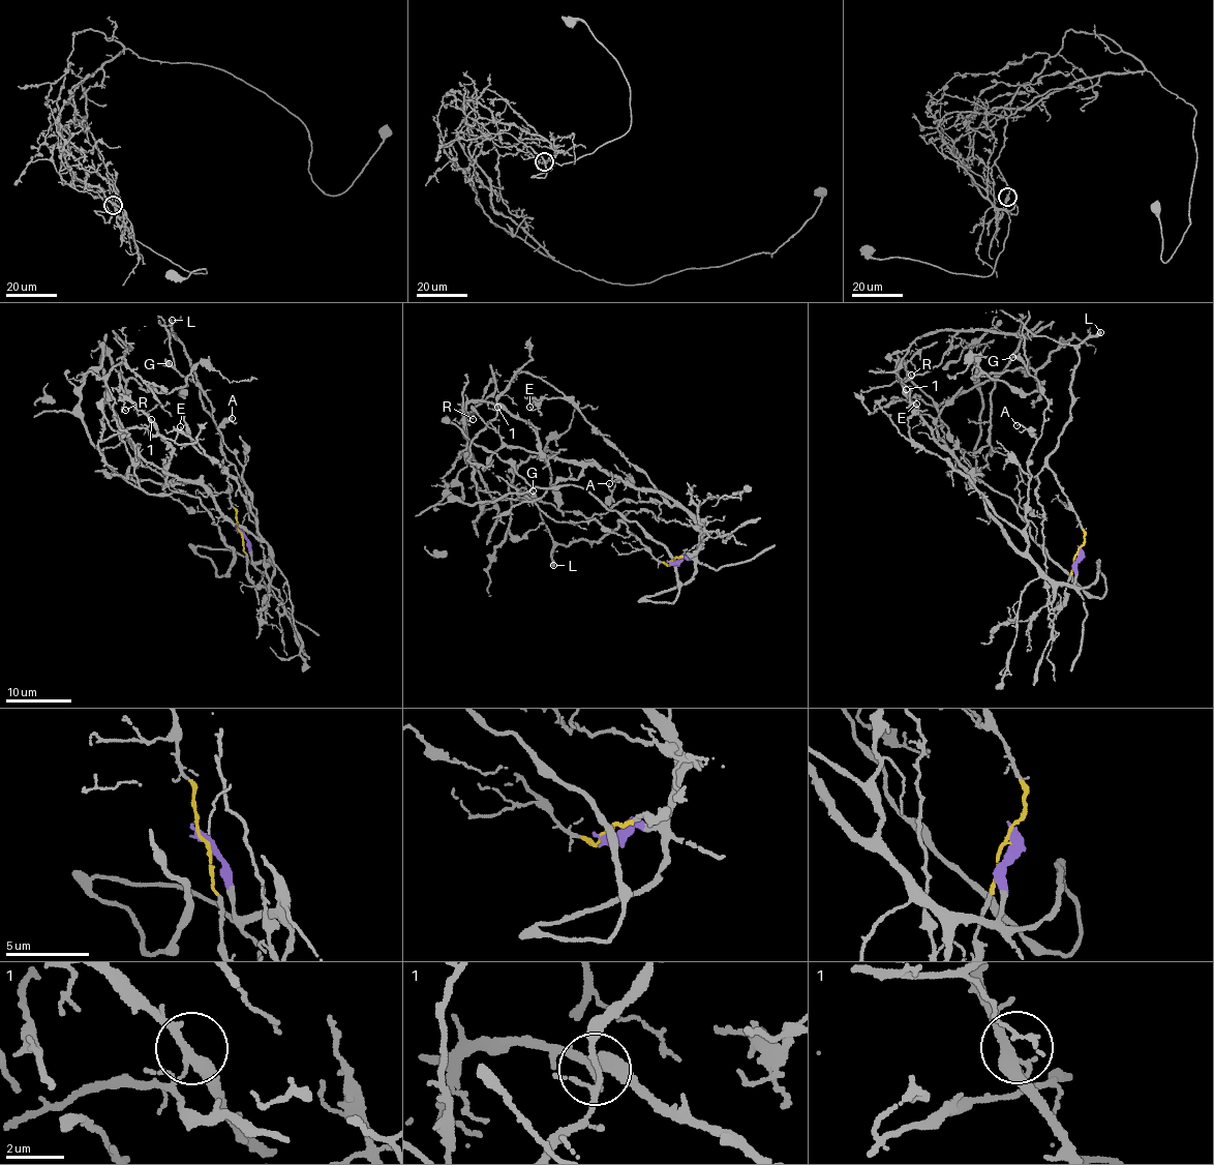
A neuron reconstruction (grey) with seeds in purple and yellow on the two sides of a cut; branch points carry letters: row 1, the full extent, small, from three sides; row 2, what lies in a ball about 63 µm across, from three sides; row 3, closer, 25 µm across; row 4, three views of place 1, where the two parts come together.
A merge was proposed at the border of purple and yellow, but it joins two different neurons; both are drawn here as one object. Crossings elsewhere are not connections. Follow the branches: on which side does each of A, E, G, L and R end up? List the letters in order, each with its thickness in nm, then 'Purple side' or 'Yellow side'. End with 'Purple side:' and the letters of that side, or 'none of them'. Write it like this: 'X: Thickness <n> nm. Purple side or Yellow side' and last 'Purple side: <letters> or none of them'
A: Thickness 110 nm. Purple side
E: Thickness 120 nm. Purple side
G: Thickness 280 nm. Purple side
L: Thickness 320 nm. Yellow side
R: Thickness 100 nm. Purple side
Purple side: A, E, G, R

